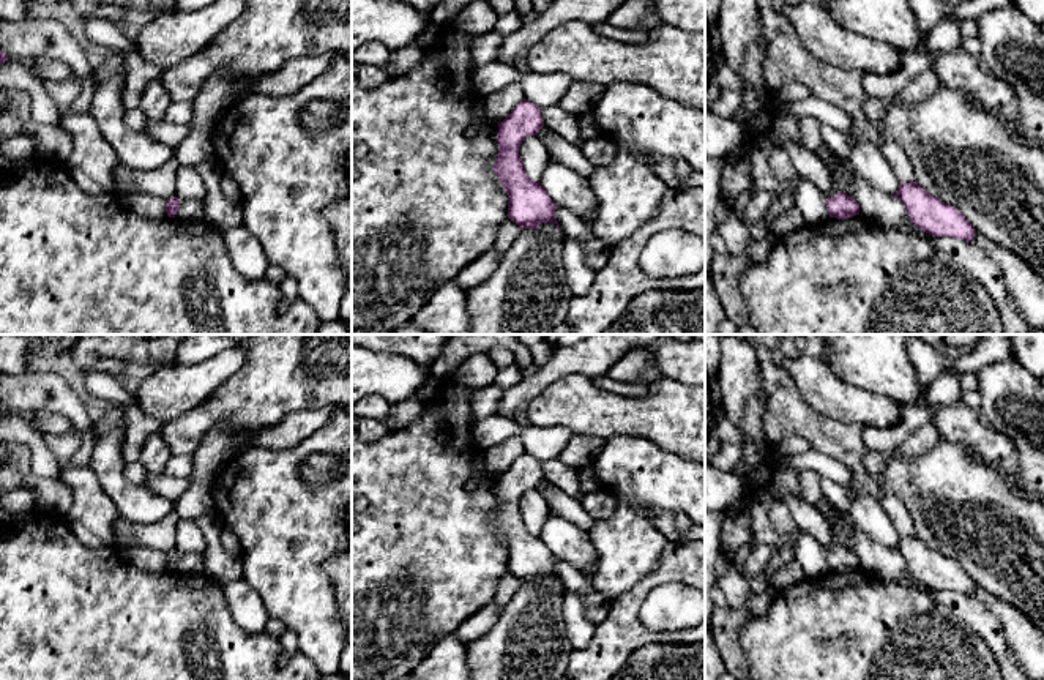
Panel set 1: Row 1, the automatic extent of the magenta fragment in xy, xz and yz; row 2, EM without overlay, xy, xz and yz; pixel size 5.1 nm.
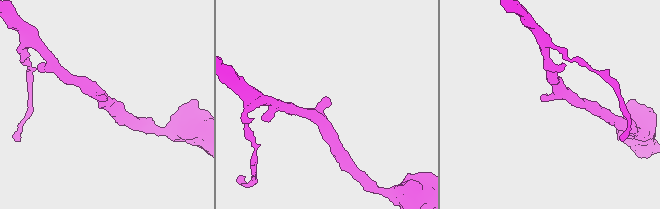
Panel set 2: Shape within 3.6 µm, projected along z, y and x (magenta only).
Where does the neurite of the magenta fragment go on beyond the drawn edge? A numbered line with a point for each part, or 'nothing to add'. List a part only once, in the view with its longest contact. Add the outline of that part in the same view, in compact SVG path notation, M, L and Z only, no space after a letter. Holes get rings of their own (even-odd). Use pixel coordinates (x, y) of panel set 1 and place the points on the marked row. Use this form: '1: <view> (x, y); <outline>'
nothing to add

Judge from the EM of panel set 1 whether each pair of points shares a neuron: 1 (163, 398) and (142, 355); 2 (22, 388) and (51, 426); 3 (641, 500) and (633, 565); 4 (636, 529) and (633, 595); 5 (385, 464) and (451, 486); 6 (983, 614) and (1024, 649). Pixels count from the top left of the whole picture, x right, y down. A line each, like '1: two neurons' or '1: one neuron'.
1: two neurons
2: two neurons
3: one neuron
4: two neurons
5: one neuron
6: two neurons

